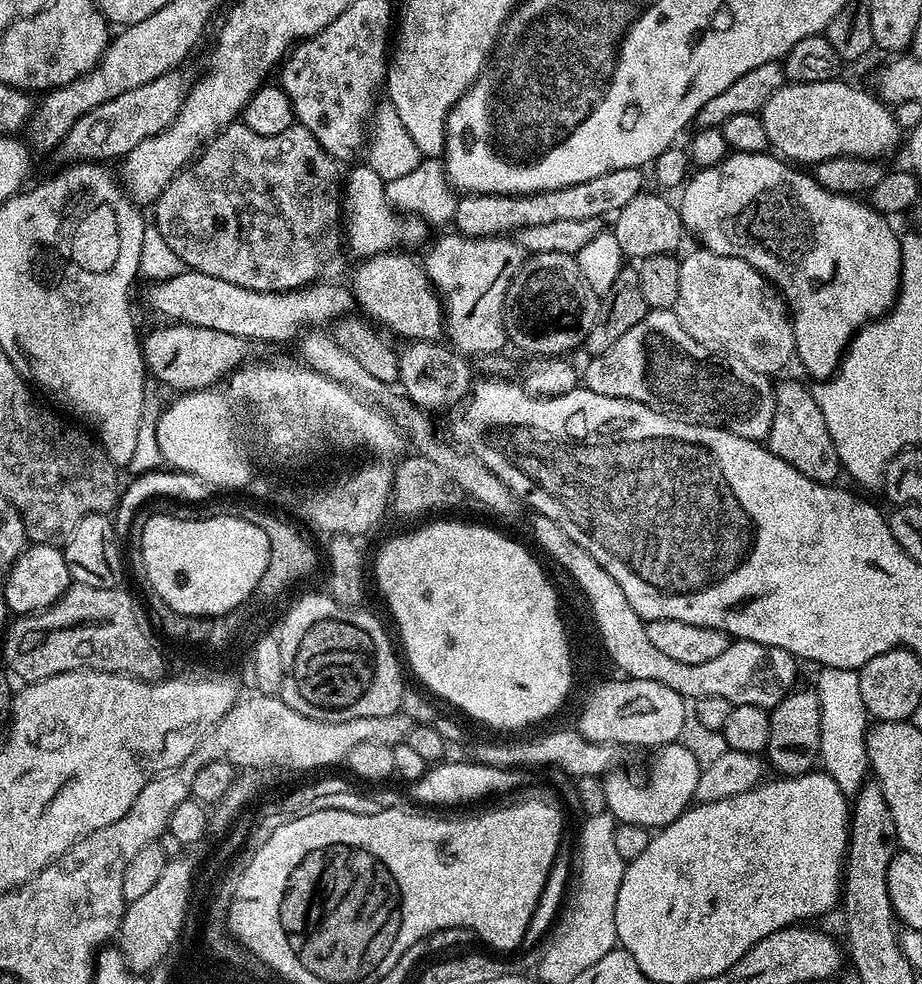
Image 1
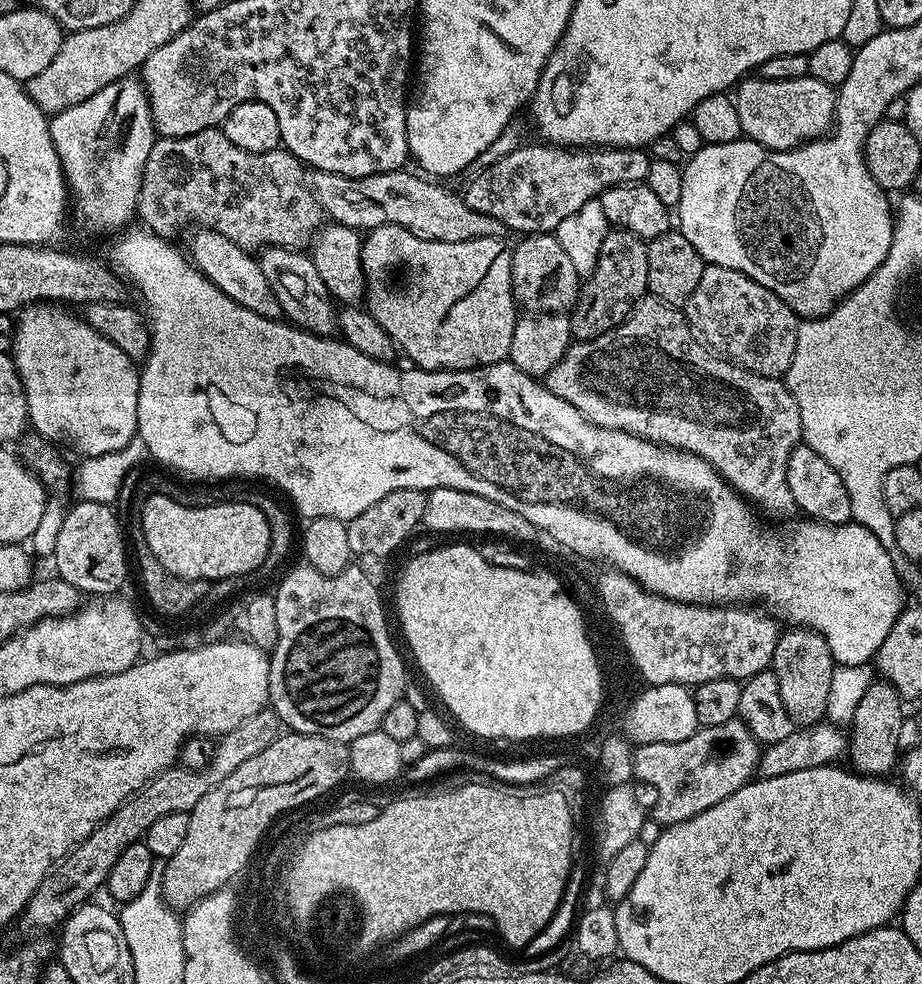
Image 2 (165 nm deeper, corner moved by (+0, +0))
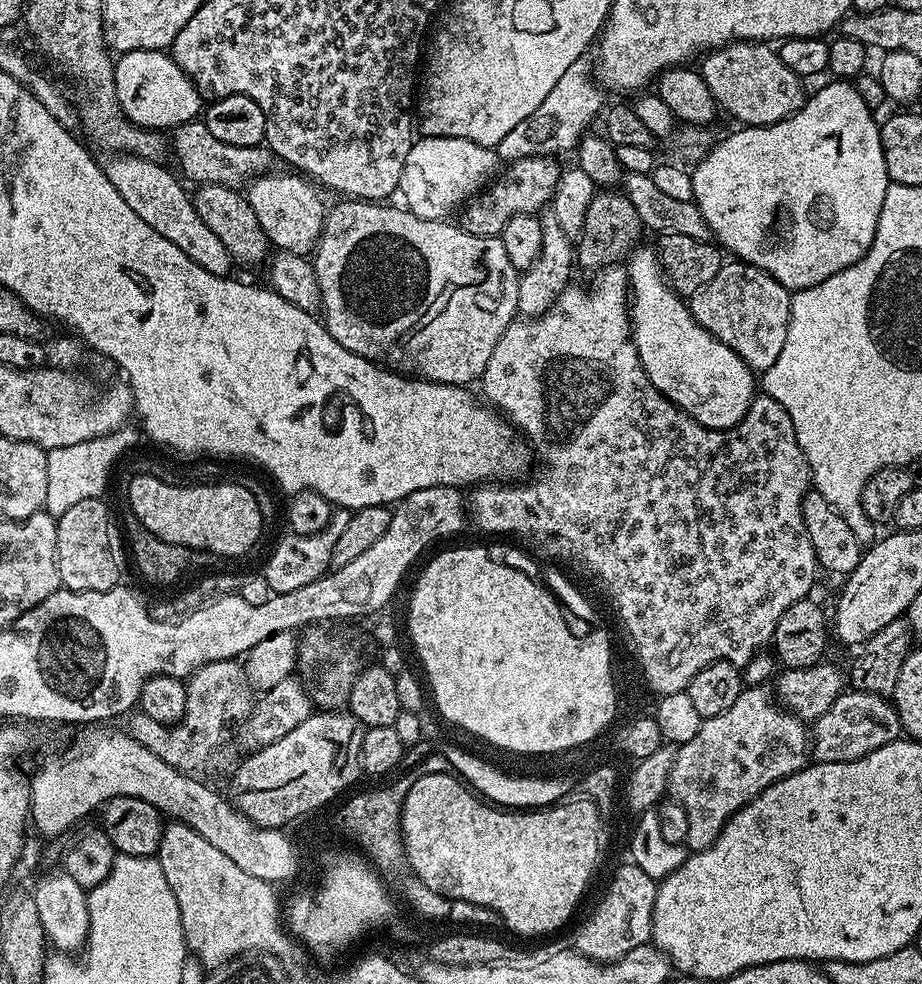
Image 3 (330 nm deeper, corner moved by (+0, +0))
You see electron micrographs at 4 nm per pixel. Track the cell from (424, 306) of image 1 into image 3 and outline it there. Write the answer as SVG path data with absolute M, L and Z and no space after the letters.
M273 170L257 176L247 185L246 197L253 207L255 217L258 218L258 224L265 231L269 245L275 246L281 252L293 252L294 255L307 257L320 240L326 204L320 201L319 194L311 188L313 185L307 179L291 171L280 171Z

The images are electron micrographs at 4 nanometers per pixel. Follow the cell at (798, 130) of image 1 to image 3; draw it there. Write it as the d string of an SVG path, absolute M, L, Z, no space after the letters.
M737 40L713 48L699 61L698 71L706 86L710 86L717 105L744 126L782 122L799 110L806 99L805 81L796 76L794 70L782 66L779 51L768 42Z

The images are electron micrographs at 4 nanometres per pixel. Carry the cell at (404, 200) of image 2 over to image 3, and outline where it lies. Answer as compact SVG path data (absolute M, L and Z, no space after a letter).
M200 118L192 120L188 124L178 125L171 136L170 152L176 155L176 164L180 167L179 175L185 181L196 180L197 185L221 184L224 187L239 189L241 186L251 184L257 176L273 171L278 164L278 158L267 146L251 148L250 146L230 146L226 142L218 142L218 138L214 138L214 134L210 134L210 130Z

